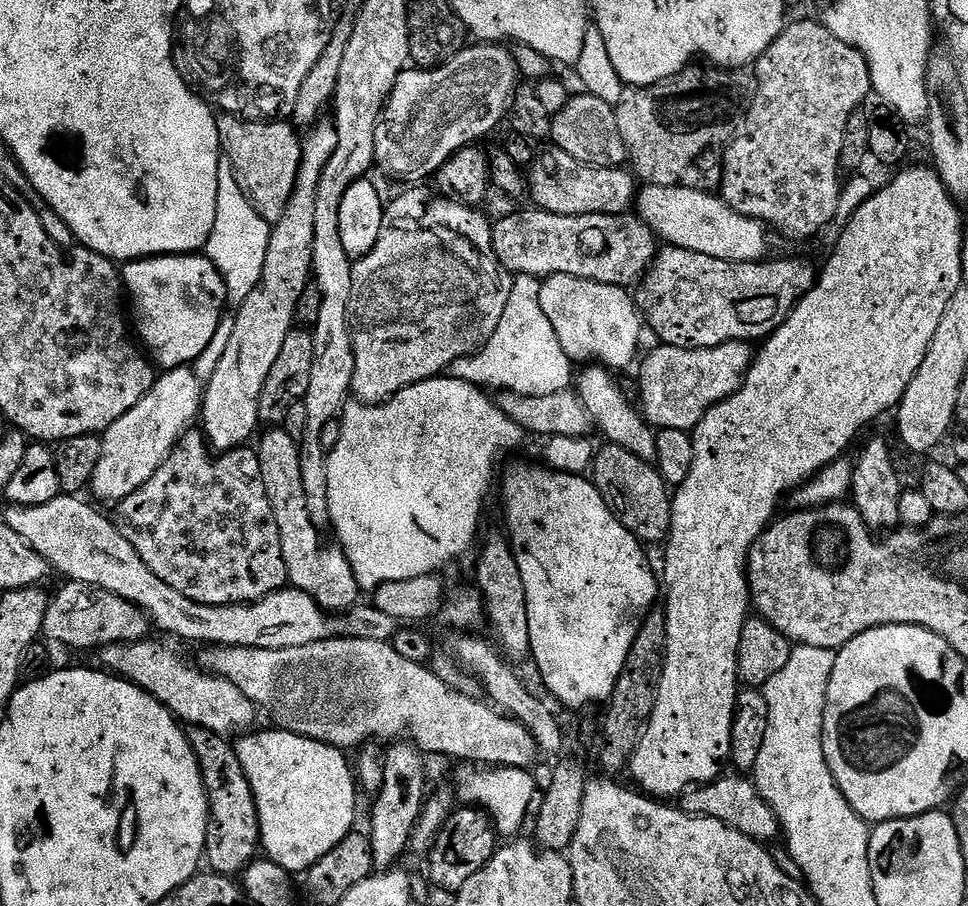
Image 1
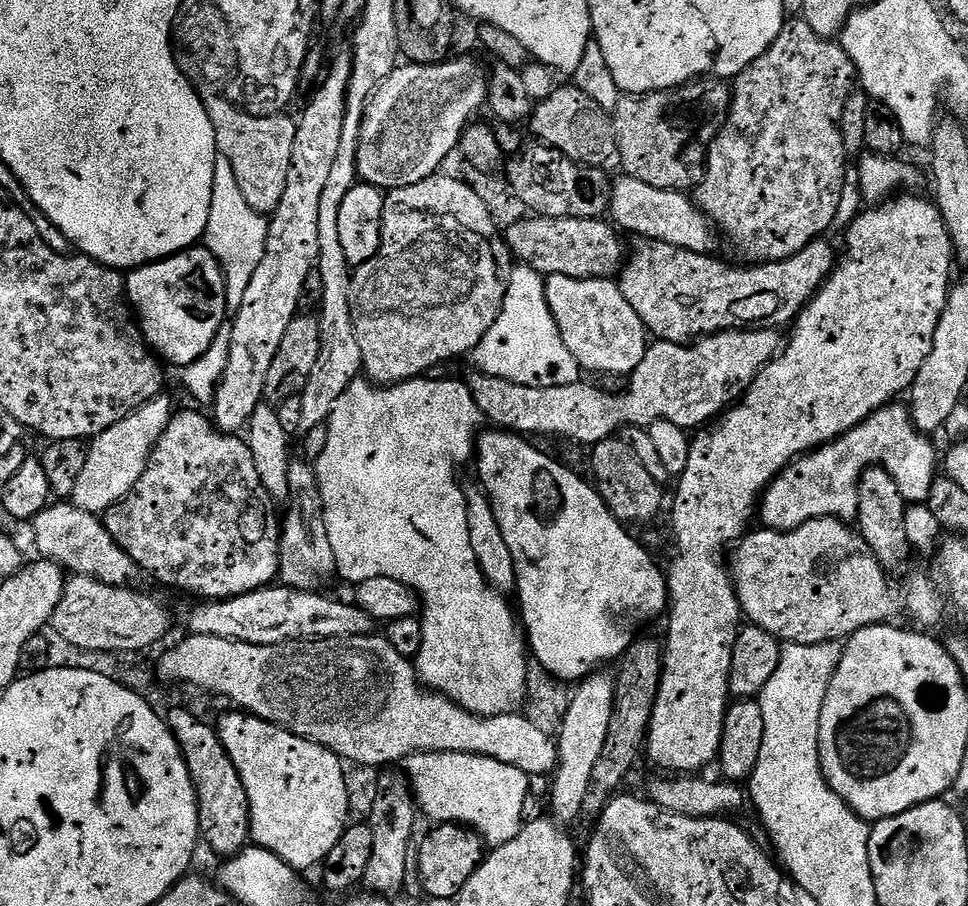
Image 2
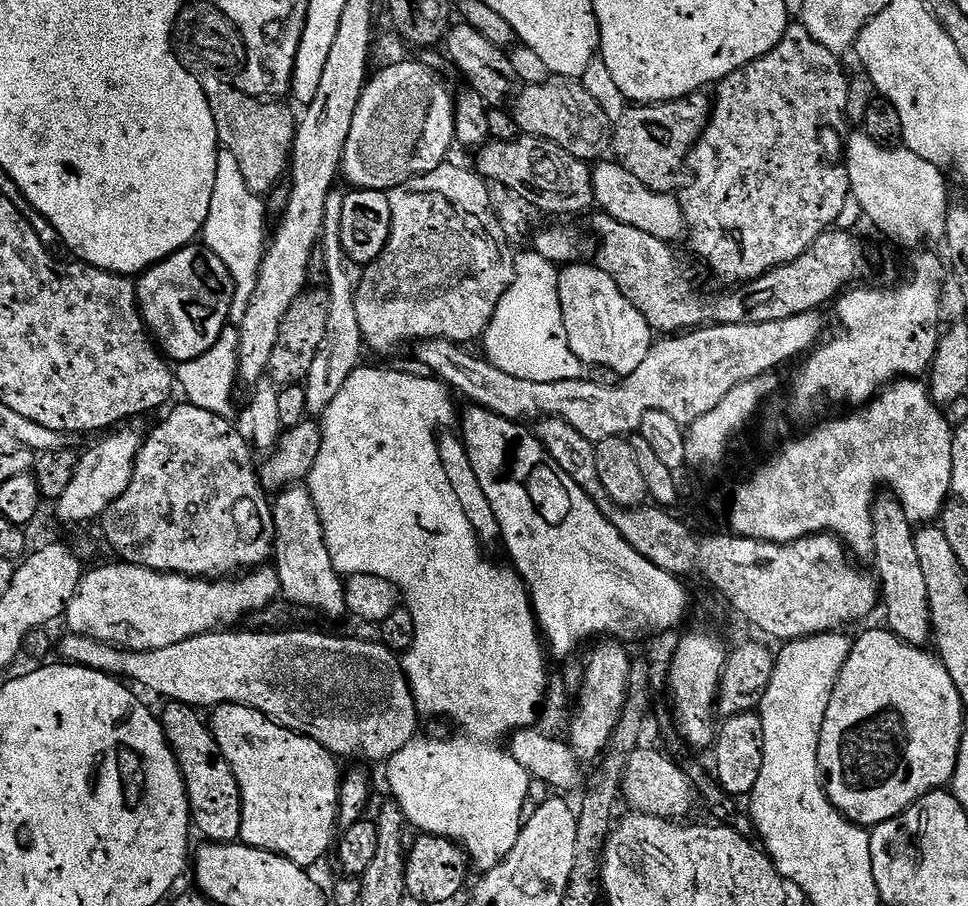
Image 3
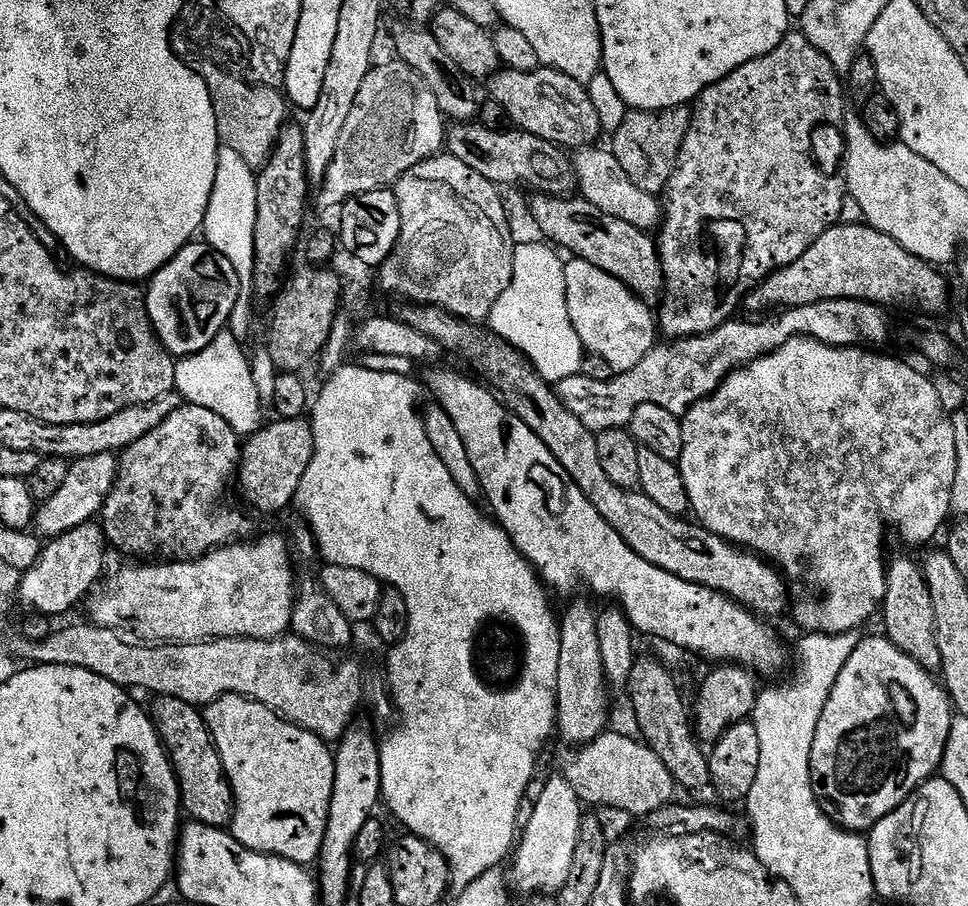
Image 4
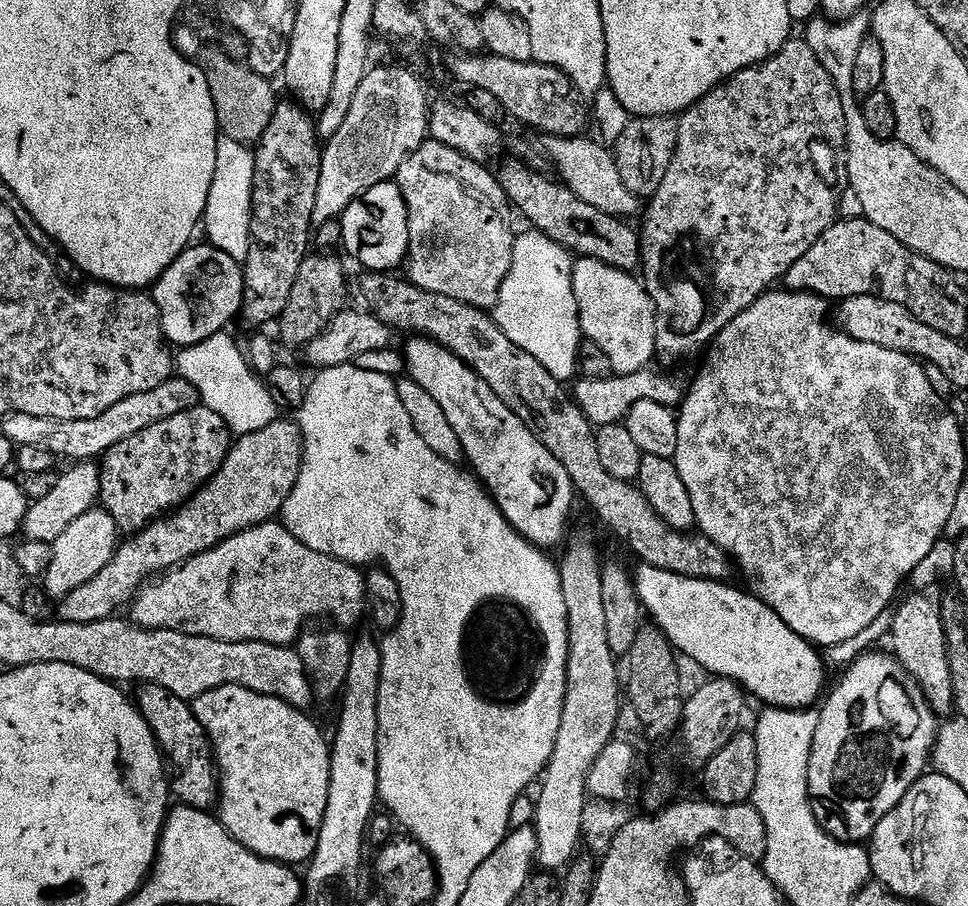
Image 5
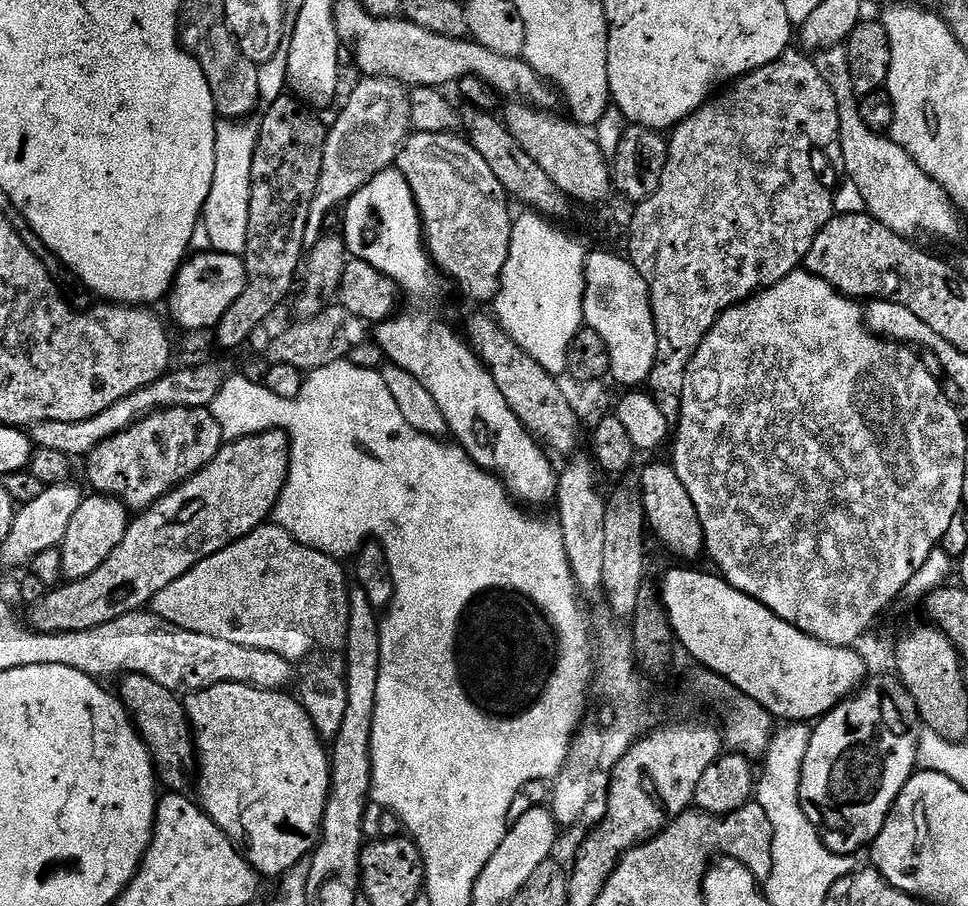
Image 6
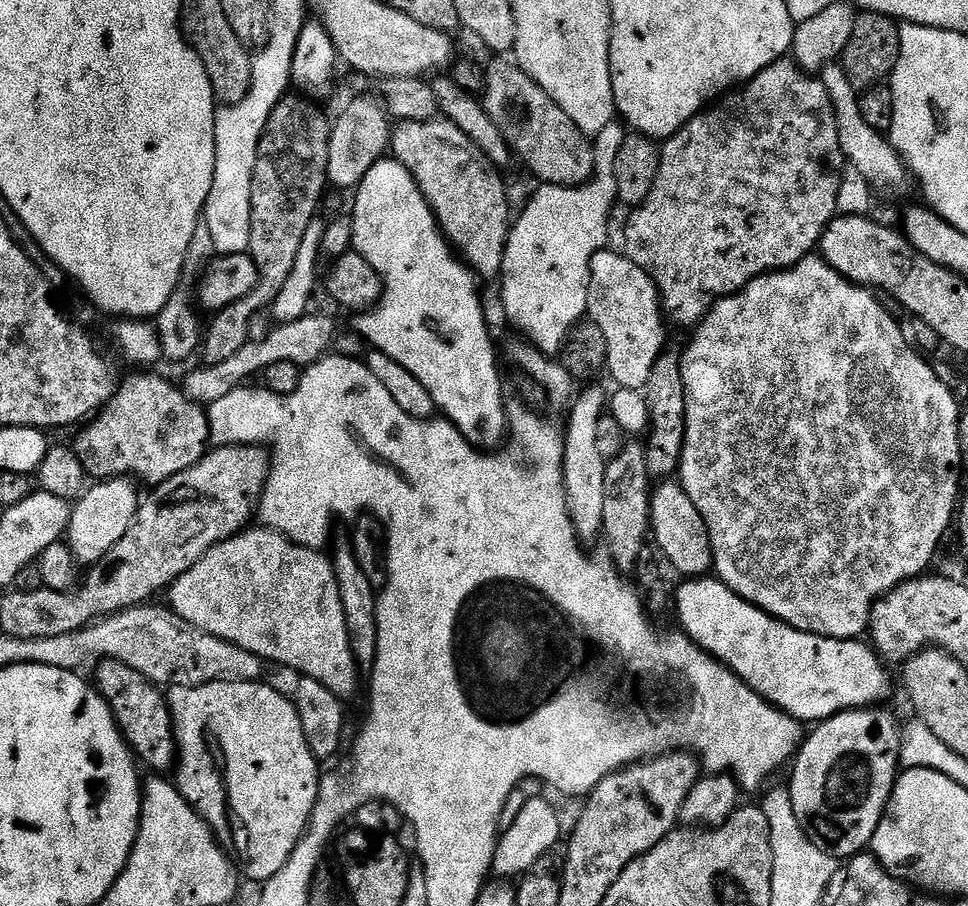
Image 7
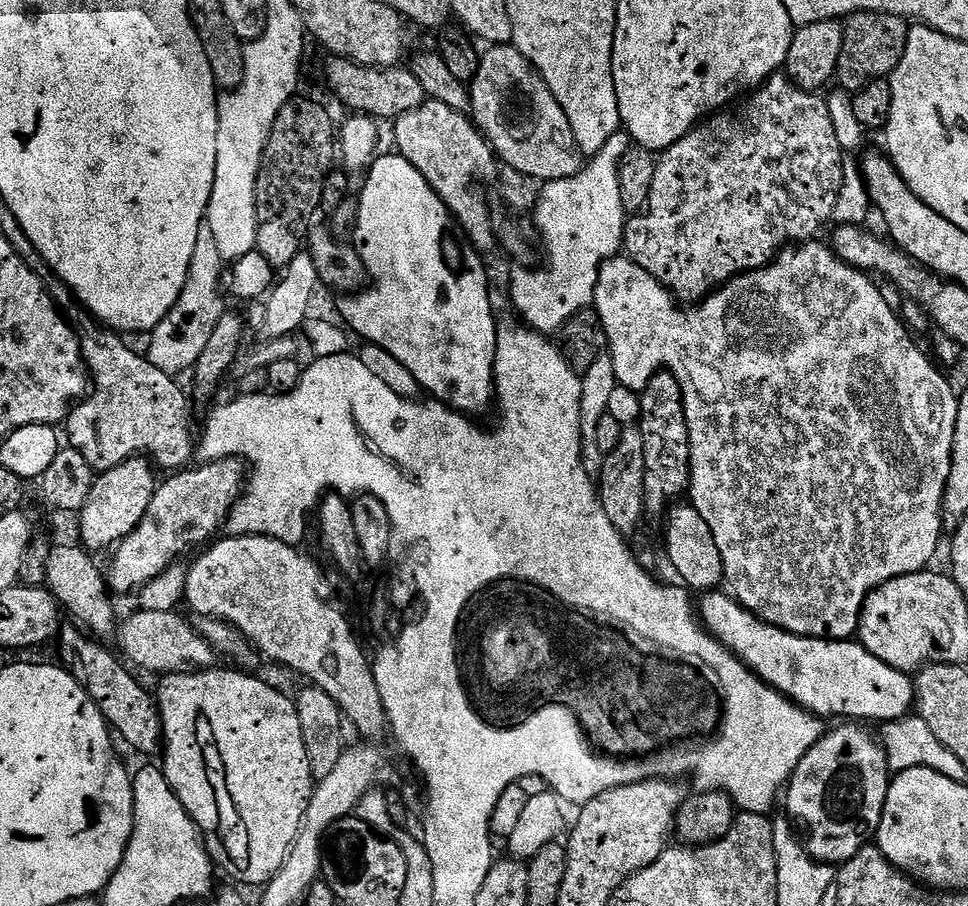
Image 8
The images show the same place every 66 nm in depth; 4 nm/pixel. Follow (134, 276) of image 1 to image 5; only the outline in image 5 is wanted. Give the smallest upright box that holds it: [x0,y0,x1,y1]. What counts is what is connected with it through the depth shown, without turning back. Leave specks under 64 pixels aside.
[150,242,244,349]

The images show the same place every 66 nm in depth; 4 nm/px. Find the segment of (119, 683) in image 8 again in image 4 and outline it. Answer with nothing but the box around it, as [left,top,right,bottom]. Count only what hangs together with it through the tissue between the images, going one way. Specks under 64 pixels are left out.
[150,696,236,829]

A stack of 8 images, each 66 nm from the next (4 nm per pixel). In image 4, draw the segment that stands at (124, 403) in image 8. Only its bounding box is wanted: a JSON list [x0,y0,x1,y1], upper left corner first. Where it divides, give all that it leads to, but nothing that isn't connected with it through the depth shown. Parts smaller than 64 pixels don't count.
[102,403,244,560]

